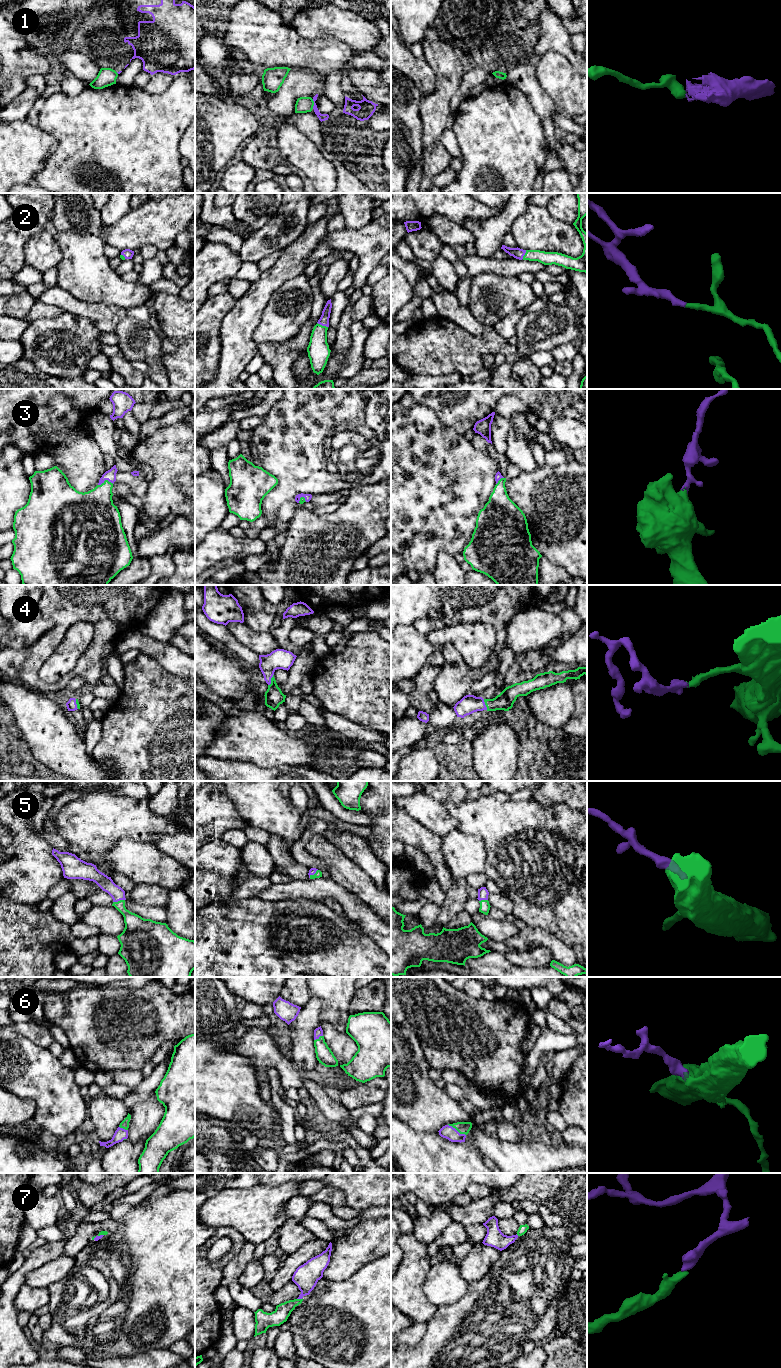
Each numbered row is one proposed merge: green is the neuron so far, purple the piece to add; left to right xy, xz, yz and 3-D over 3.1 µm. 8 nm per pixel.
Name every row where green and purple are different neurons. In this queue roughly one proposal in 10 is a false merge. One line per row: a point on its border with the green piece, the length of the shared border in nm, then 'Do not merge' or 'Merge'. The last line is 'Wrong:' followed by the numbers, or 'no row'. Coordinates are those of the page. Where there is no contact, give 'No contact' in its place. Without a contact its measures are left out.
1: Touches green at xz (313, 104). Shared border 80 nm. Do not merge
2: Touches green at xz (321, 325). Shared border 100 nm. Merge
3: Touches green at xy (105, 480). Shared border 130 nm. Merge
4: Touches green at xz (271, 680). Shared border 100 nm. Merge
5: Touches green at xy (118, 901). Shared border 100 nm. Merge
6: Touches green at yz (457, 1130). Shared border 170 nm. Merge
7: Touches green at xz (299, 1299). Shared border 40 nm. Merge
Wrong: 1

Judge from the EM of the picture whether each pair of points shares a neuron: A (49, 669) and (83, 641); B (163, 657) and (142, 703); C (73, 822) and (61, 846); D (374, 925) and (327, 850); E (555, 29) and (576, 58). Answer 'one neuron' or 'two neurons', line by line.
A: one neuron
B: two neurons
C: two neurons
D: two neurons
E: one neuron

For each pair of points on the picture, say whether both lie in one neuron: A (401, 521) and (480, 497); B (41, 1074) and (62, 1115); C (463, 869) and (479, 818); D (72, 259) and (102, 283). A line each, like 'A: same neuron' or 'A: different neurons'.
A: same neuron
B: same neuron
C: different neurons
D: same neuron

